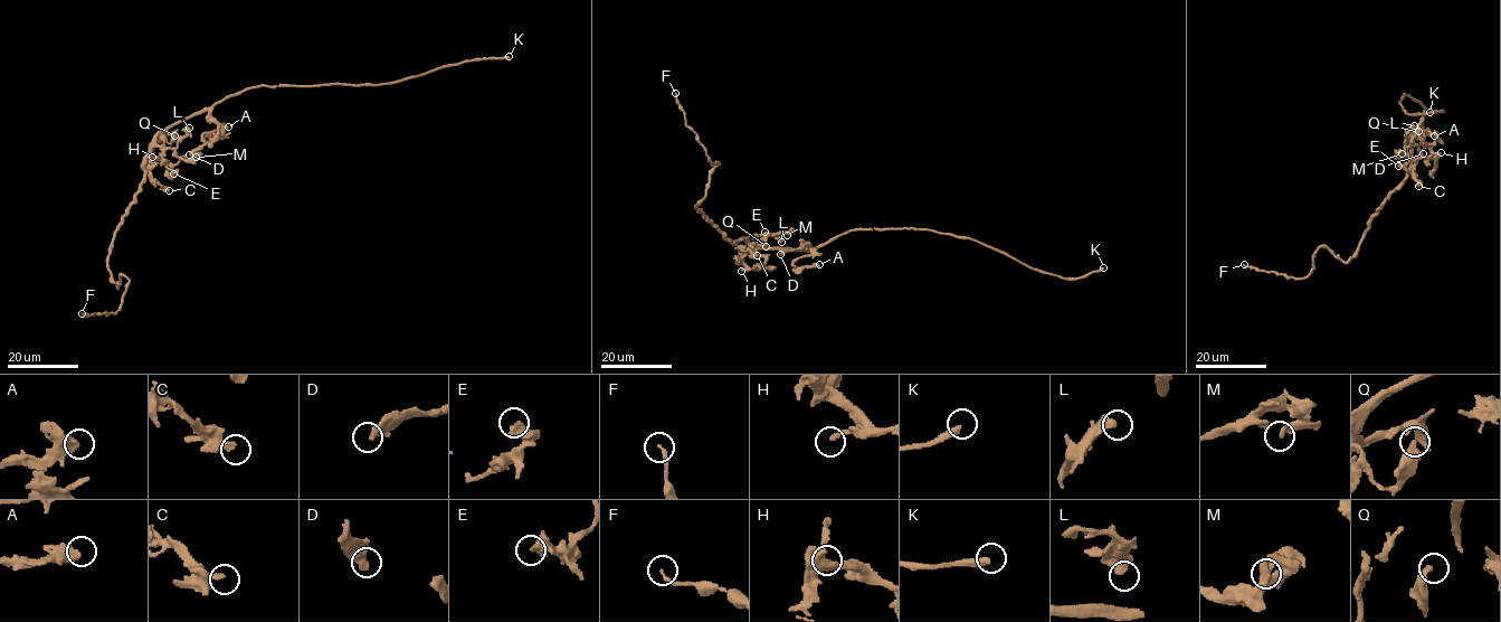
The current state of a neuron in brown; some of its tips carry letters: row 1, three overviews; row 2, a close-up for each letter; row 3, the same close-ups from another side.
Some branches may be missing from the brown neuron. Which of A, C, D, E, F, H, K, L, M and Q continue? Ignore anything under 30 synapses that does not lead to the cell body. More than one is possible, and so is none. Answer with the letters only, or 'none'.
K

